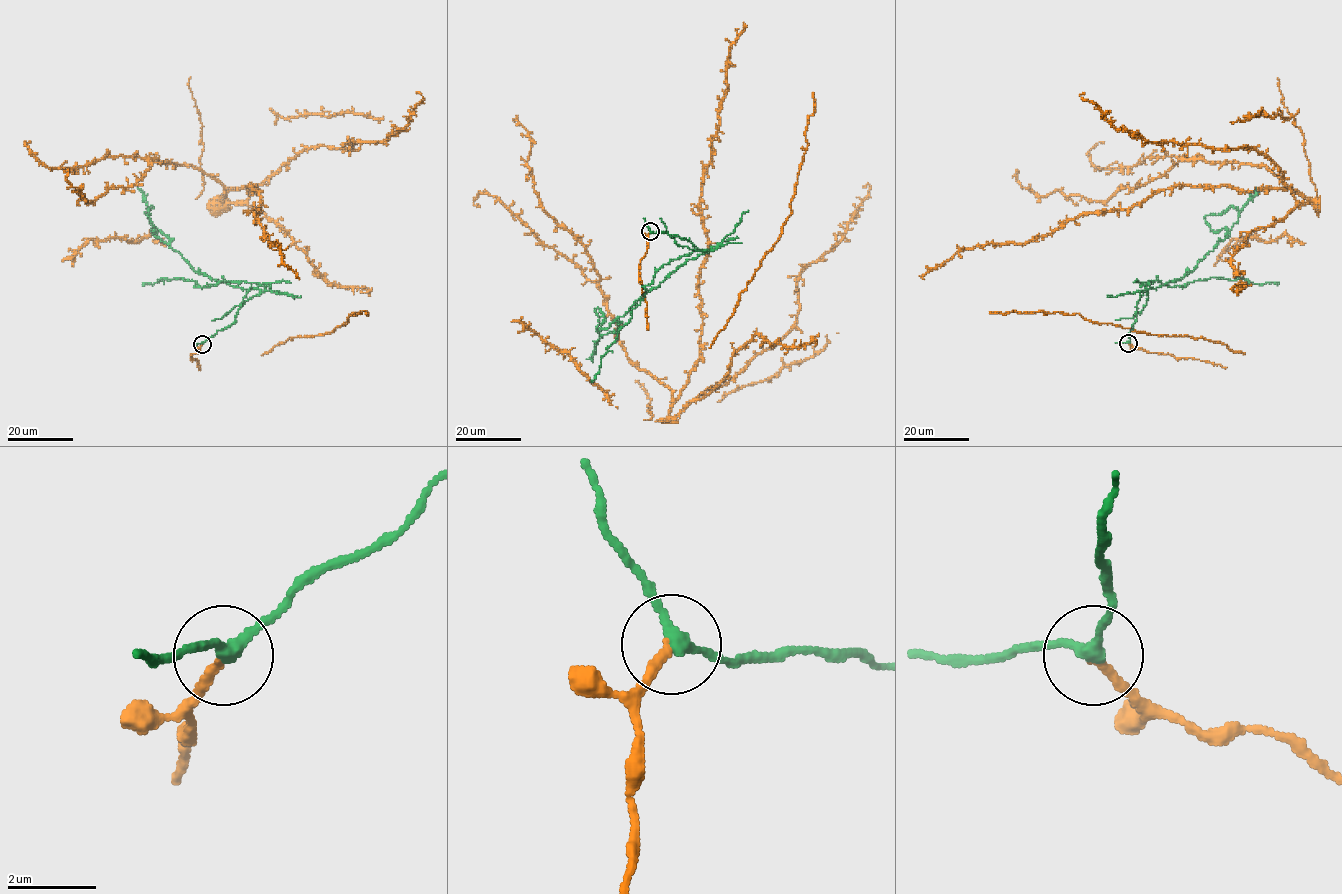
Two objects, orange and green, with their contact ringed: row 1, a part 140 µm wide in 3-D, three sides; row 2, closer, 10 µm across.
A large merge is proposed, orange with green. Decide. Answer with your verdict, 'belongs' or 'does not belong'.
does not belong

